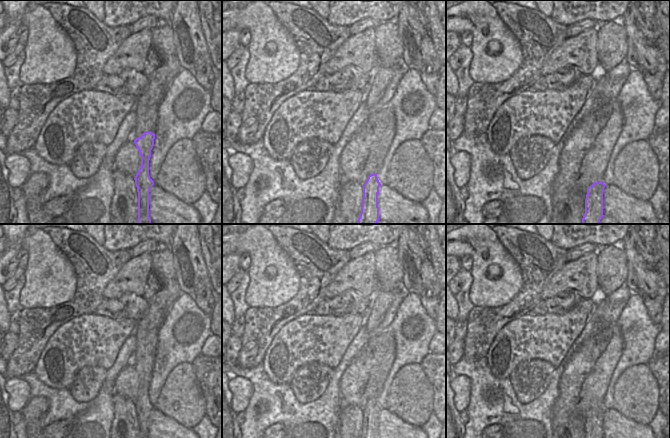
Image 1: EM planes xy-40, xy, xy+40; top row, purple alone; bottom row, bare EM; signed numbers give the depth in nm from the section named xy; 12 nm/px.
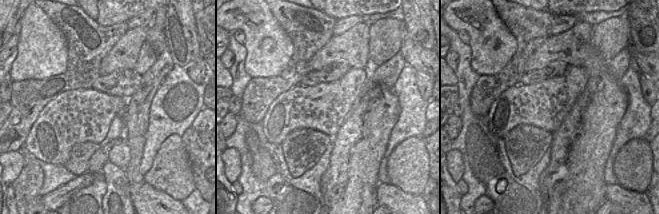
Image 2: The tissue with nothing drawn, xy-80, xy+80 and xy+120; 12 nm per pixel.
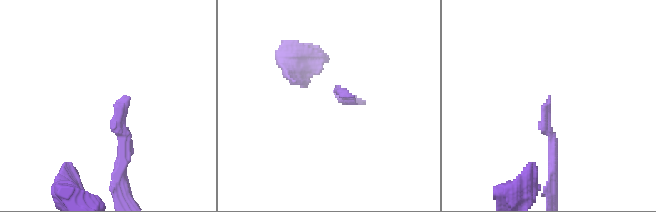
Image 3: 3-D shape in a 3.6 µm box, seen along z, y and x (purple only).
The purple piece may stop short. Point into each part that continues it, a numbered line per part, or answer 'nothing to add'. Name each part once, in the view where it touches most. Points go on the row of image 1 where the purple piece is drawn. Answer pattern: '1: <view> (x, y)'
1: xy-40 (146, 107)

